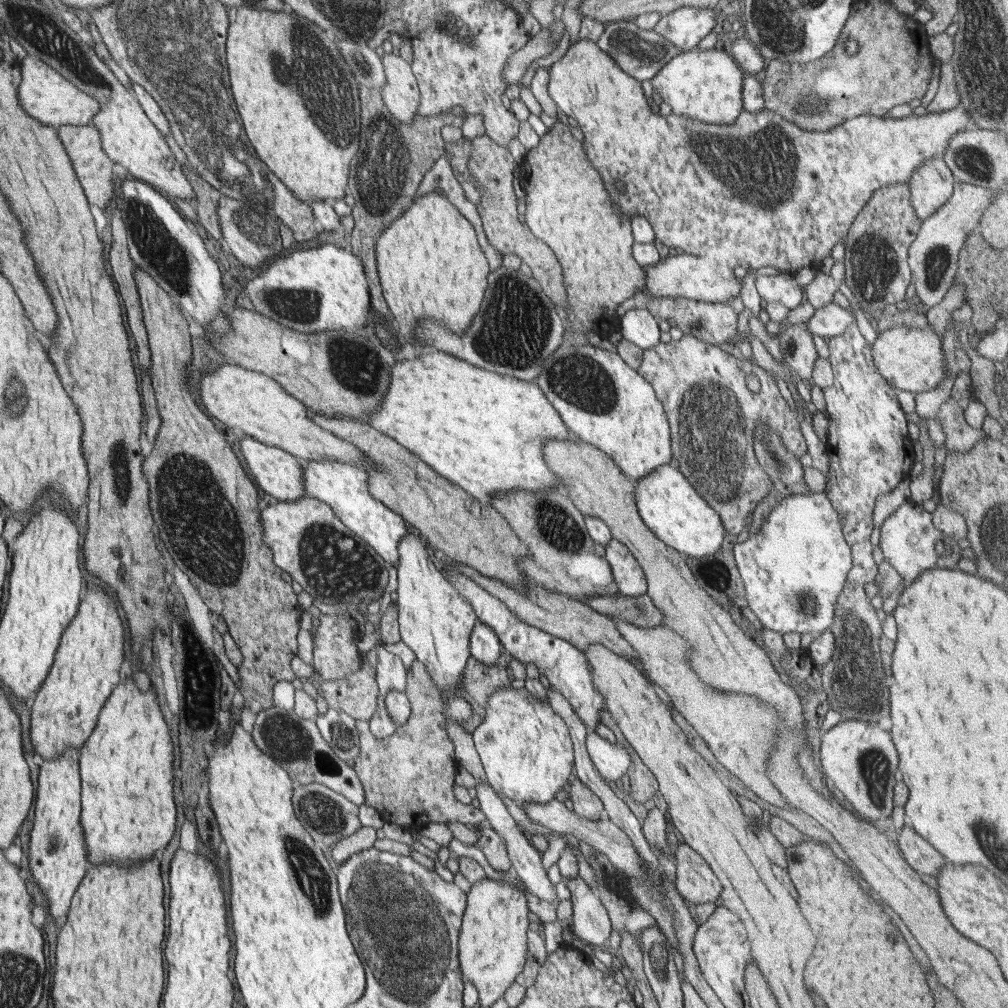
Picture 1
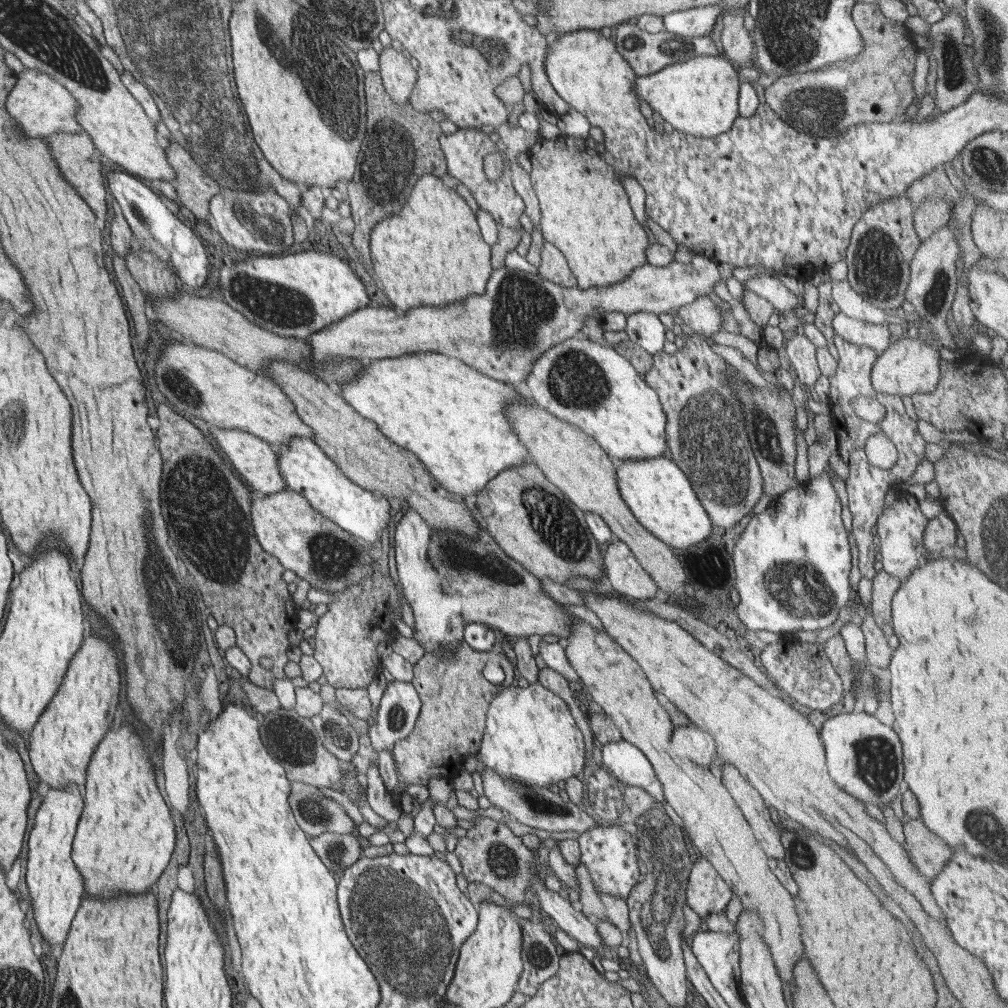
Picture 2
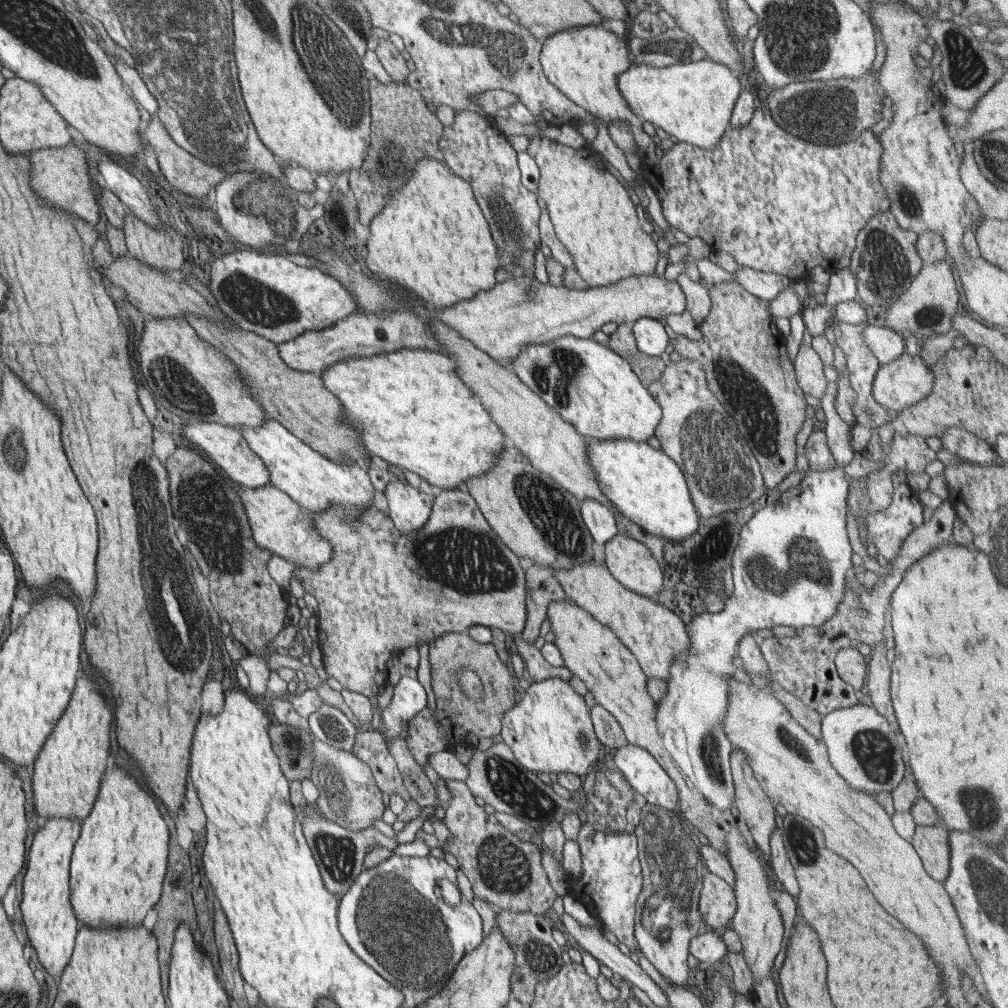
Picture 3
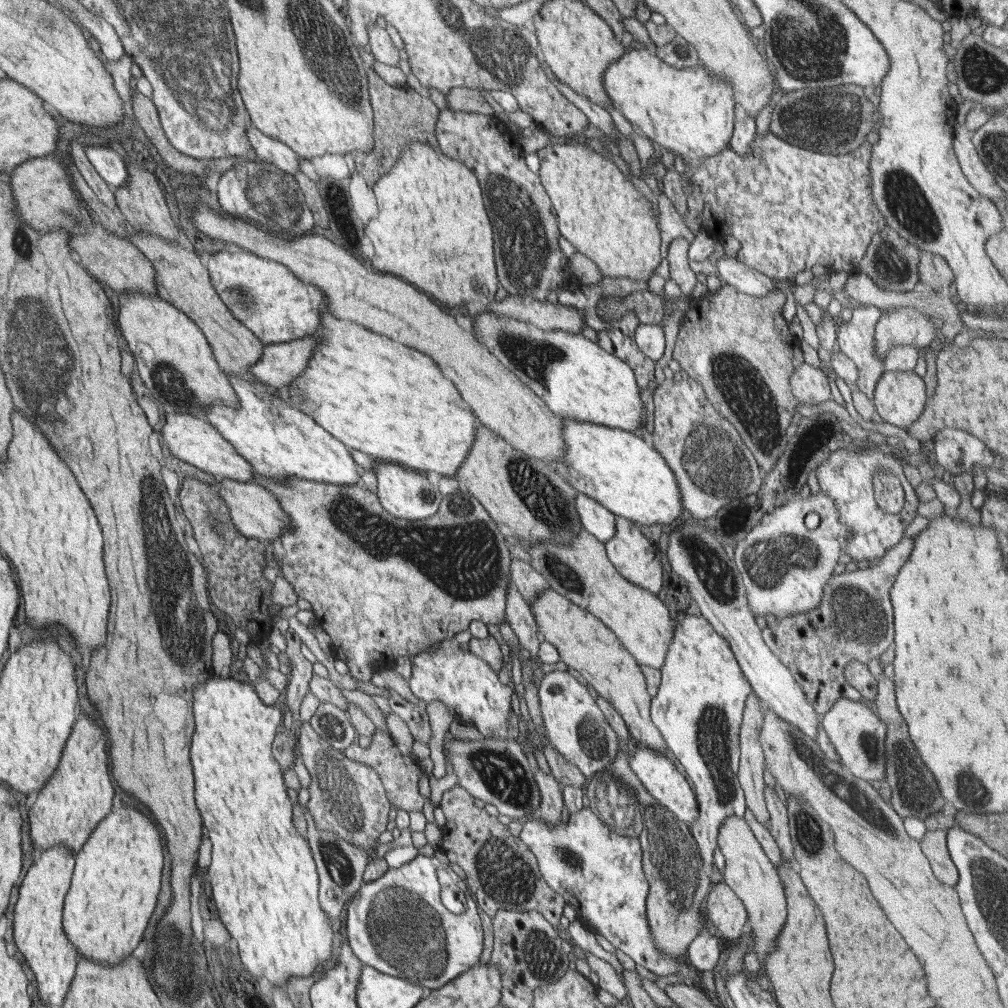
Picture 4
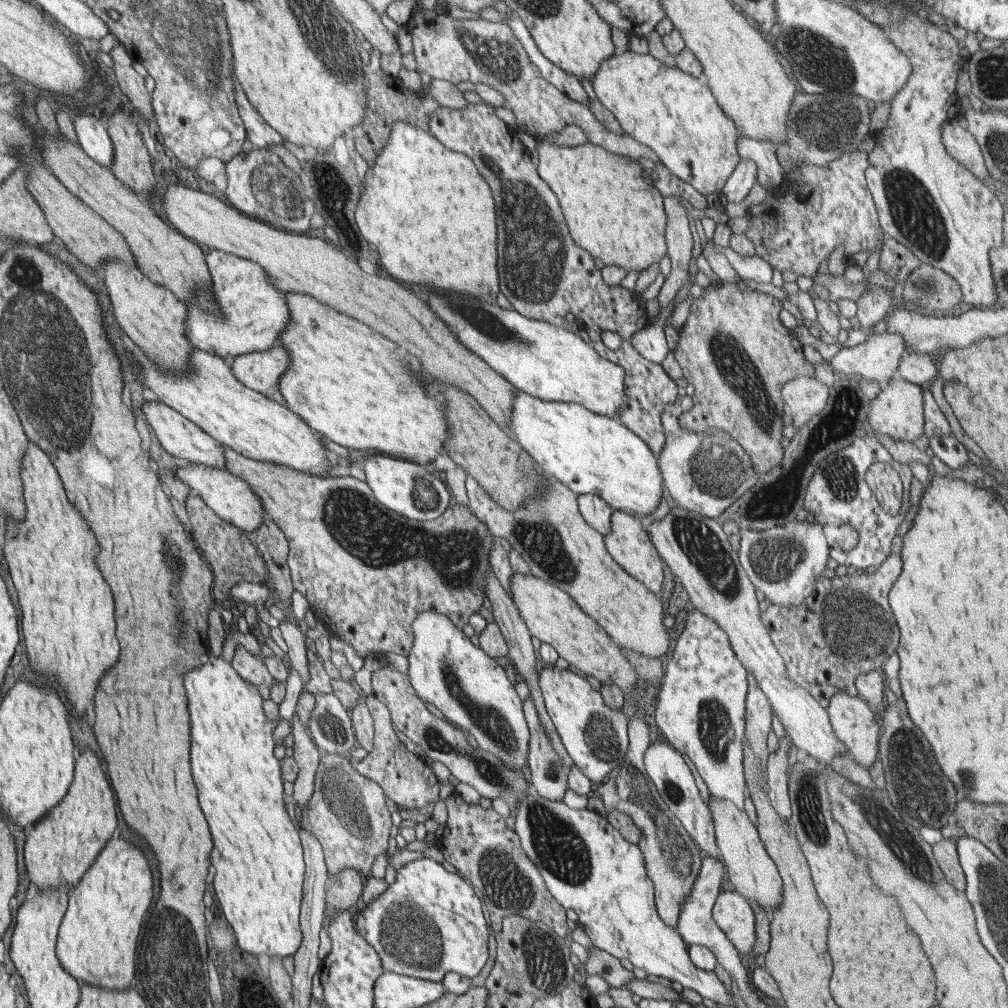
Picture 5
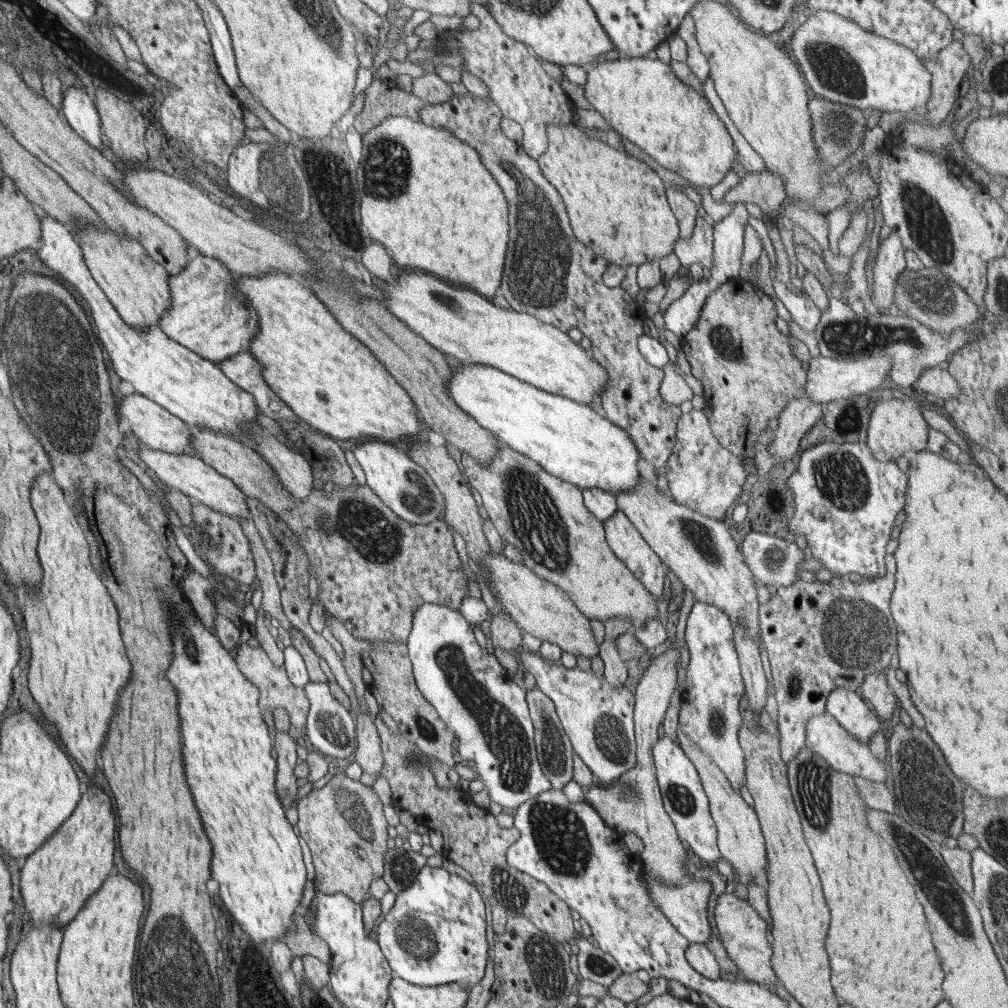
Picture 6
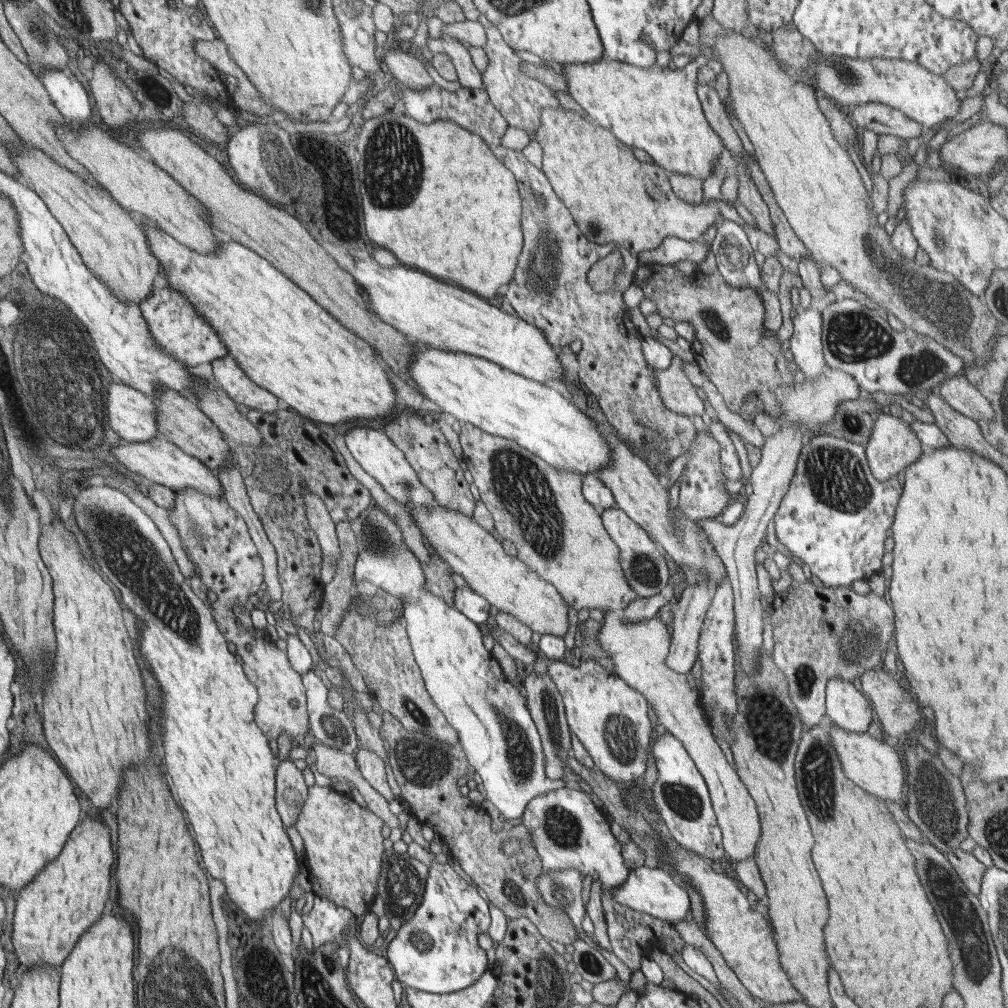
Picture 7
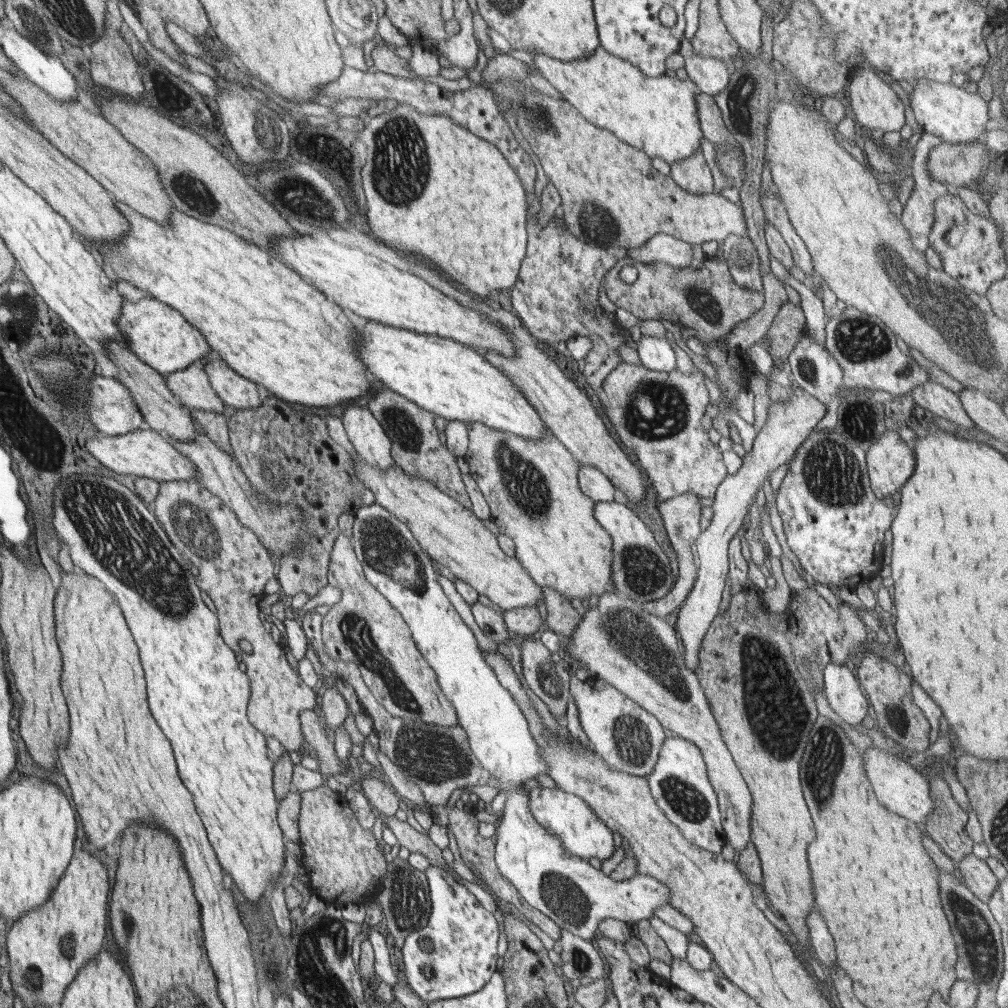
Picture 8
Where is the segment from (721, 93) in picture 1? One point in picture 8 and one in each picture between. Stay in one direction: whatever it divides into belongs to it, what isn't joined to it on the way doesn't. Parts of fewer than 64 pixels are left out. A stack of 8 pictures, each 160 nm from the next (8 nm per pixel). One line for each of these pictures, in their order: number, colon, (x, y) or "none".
2: (700, 96)
3: (693, 101)
4: (685, 110)
5: (673, 113)
6: (641, 98)
7: (656, 109)
8: (659, 115)

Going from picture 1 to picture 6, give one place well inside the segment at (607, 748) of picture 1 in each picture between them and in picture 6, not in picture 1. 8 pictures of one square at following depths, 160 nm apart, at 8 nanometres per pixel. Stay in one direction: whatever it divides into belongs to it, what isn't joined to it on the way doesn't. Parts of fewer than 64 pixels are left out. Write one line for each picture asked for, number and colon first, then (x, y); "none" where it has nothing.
2: (626, 762)
3: (644, 773)
4: (663, 779)
5: (670, 774)
6: (685, 800)

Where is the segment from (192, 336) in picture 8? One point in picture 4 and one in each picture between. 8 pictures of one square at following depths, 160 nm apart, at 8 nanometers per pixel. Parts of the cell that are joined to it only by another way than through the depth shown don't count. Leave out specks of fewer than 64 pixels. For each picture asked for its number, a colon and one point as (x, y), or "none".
4: (278, 306)
5: (253, 312)
6: (209, 315)
7: (177, 326)

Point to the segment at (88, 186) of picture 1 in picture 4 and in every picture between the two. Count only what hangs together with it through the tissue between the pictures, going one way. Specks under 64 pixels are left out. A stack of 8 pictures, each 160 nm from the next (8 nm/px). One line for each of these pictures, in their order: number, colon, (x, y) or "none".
2: (79, 161)
3: (59, 176)
4: (46, 201)

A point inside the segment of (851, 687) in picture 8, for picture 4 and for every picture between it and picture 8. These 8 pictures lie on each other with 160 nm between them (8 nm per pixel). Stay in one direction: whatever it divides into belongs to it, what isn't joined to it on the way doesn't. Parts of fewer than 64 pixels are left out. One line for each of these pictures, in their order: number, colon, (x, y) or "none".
4: (858, 734)
5: (856, 723)
6: (855, 714)
7: (850, 710)

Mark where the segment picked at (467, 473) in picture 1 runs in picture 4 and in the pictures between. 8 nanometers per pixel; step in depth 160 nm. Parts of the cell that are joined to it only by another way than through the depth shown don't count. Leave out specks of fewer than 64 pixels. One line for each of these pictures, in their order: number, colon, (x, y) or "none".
2: (453, 418)
3: (410, 408)
4: (376, 395)

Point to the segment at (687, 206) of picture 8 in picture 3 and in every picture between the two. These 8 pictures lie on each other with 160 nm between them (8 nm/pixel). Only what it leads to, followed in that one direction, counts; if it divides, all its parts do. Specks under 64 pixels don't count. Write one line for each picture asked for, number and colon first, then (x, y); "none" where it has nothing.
3: (595, 218)
4: (600, 211)
5: (613, 212)
6: (617, 206)
7: (613, 197)

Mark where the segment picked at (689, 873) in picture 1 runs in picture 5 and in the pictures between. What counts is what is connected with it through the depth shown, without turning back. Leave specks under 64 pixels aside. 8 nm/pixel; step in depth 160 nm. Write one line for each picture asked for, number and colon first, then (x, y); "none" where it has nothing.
2: (707, 892)
3: (717, 904)
4: (725, 911)
5: (732, 912)

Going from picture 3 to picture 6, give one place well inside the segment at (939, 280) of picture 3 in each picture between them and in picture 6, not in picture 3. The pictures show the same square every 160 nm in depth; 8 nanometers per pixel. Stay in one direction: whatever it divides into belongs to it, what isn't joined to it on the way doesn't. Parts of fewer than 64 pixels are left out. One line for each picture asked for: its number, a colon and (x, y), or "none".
4: (904, 325)
5: (876, 359)
6: (827, 379)

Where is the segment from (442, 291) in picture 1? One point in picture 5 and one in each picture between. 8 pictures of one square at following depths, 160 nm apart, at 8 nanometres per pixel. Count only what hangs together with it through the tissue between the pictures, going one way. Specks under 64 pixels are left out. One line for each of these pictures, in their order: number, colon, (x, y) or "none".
2: (432, 254)
3: (432, 239)
4: (432, 230)
5: (431, 215)

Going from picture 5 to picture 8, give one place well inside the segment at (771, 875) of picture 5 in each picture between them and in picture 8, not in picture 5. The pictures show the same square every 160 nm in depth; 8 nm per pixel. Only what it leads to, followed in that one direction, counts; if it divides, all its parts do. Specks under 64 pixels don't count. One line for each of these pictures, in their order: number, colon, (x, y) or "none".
6: (740, 840)
7: (638, 651)
8: (636, 652)

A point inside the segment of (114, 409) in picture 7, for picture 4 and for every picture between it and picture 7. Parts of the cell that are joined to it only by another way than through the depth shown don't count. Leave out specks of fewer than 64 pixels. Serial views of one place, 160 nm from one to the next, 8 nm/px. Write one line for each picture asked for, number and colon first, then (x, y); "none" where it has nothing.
4: (193, 440)
5: (180, 437)
6: (155, 426)

